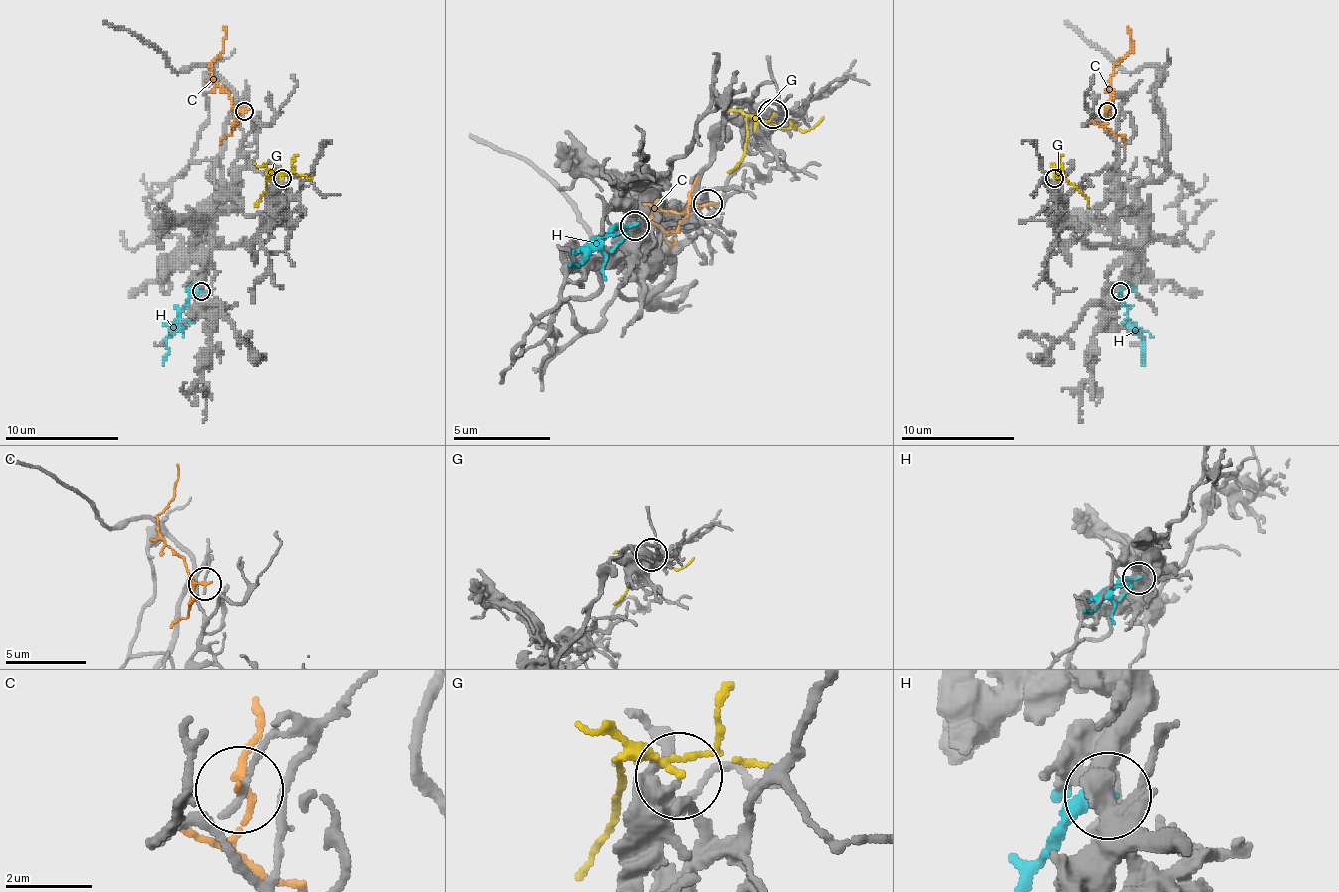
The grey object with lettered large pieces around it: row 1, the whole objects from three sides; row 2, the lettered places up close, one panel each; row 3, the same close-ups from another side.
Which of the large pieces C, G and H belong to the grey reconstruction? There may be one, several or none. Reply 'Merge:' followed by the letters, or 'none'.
Merge: G

